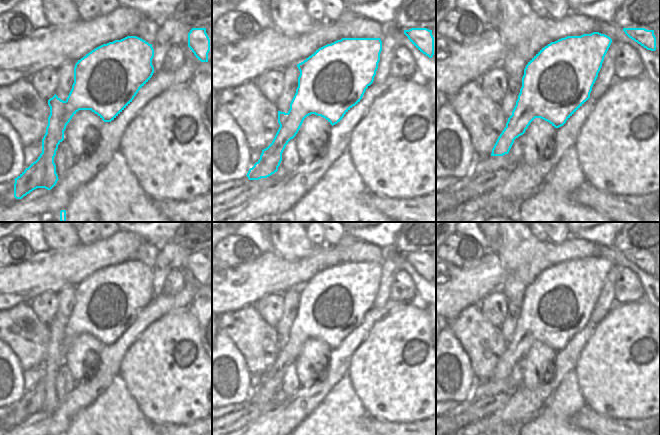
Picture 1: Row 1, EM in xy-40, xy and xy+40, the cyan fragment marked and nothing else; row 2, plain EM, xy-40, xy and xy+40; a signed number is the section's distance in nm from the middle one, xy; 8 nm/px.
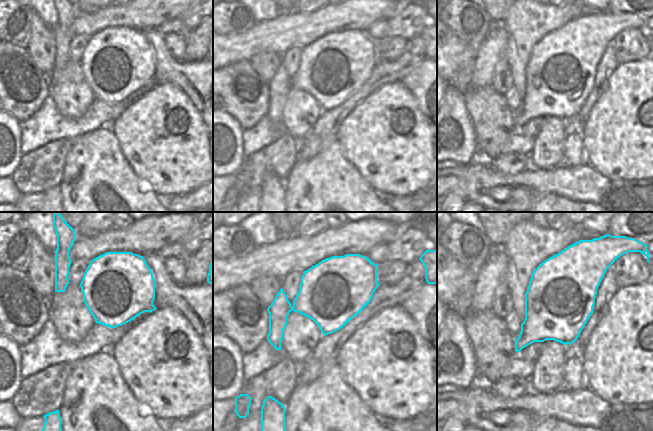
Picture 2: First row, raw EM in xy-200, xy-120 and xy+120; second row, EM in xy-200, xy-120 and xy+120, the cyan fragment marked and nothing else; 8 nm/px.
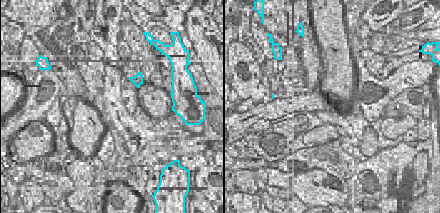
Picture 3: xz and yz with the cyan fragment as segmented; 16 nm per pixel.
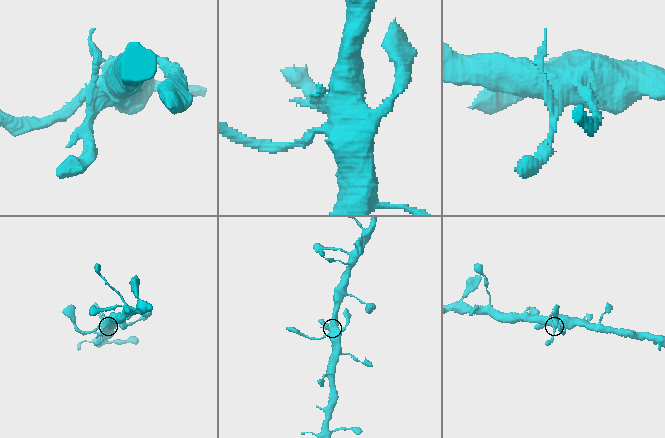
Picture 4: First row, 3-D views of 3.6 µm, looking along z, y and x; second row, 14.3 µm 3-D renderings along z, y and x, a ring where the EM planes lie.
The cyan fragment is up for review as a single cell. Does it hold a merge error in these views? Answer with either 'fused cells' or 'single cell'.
fused cells

